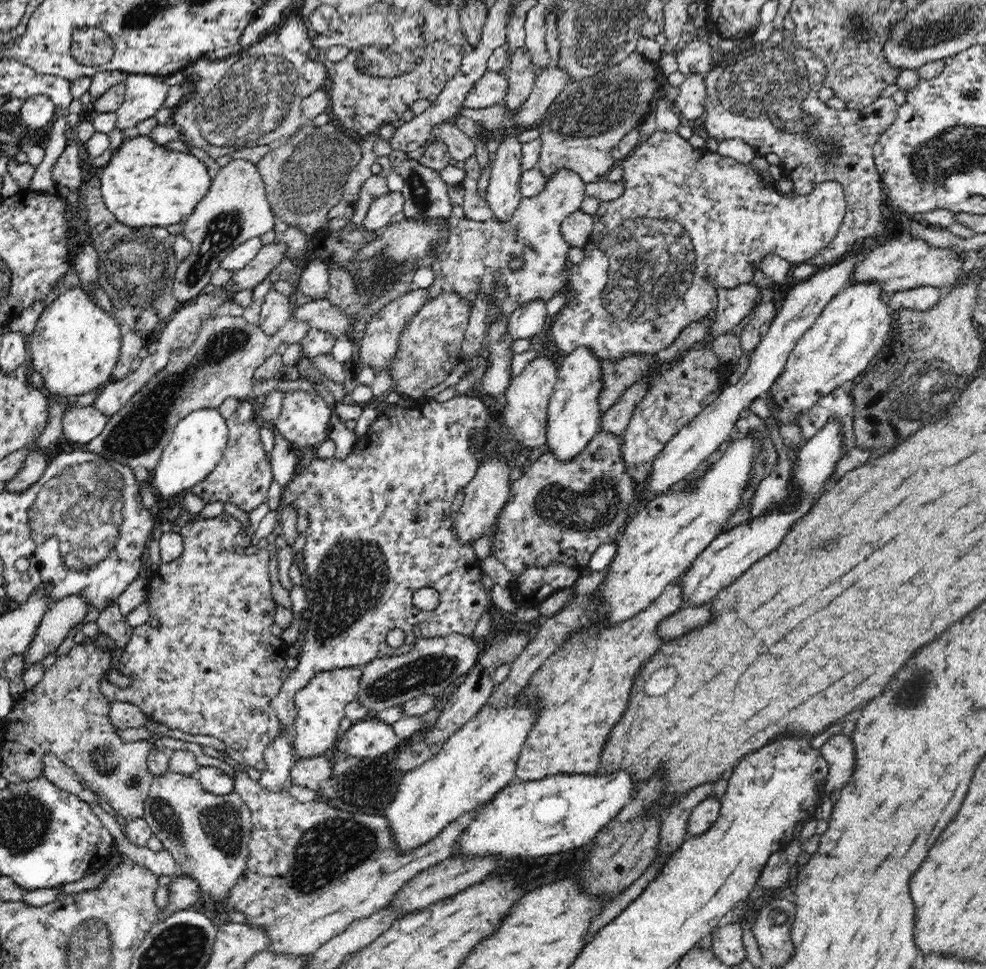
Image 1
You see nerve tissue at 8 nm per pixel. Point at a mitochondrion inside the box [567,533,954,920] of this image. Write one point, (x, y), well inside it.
(909, 693)

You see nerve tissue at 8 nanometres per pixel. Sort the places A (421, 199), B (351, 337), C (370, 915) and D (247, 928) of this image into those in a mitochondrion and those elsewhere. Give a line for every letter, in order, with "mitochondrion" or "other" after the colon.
A: mitochondrion
B: other
C: other
D: other

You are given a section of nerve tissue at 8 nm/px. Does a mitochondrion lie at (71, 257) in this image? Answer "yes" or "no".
no

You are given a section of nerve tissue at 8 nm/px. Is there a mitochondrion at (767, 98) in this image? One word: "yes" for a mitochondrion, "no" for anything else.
yes

